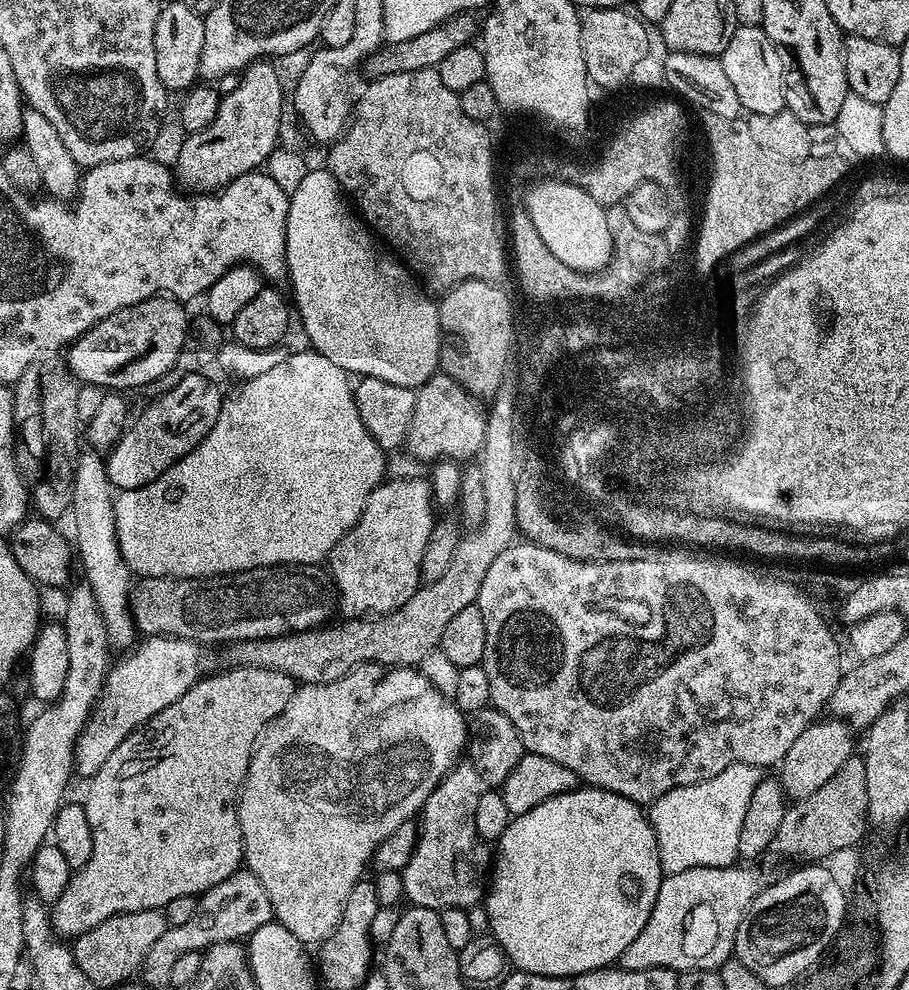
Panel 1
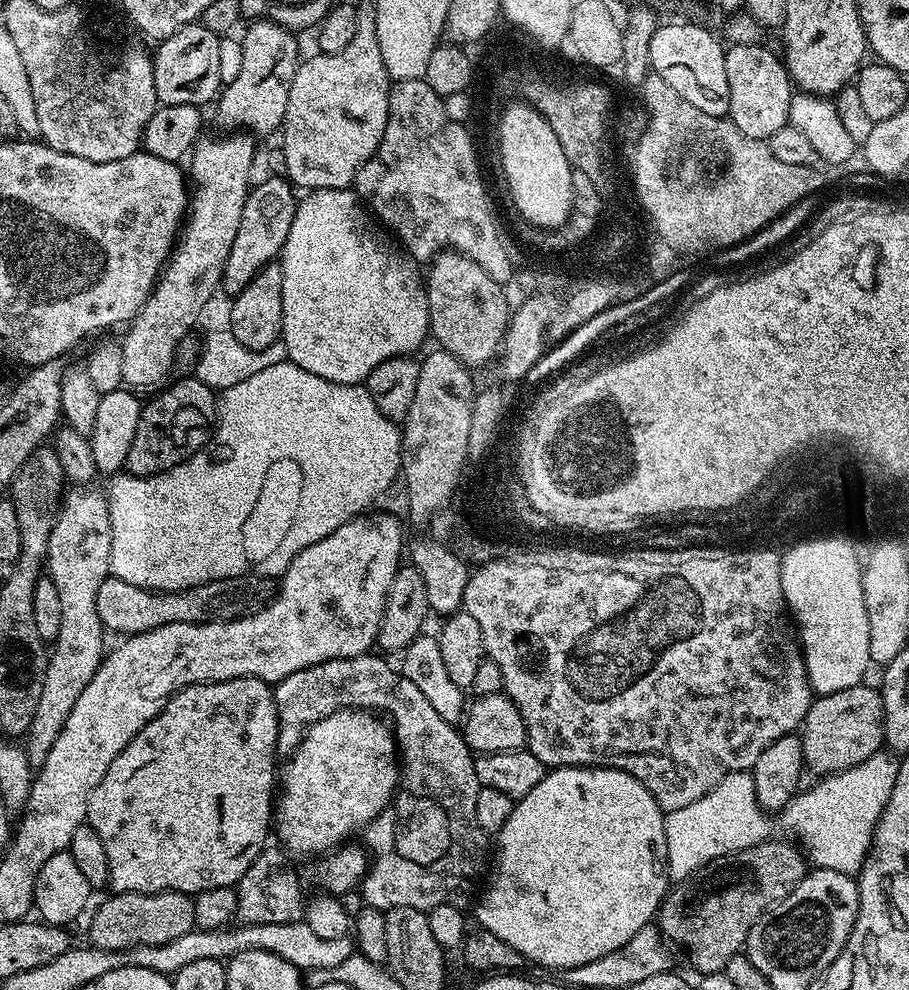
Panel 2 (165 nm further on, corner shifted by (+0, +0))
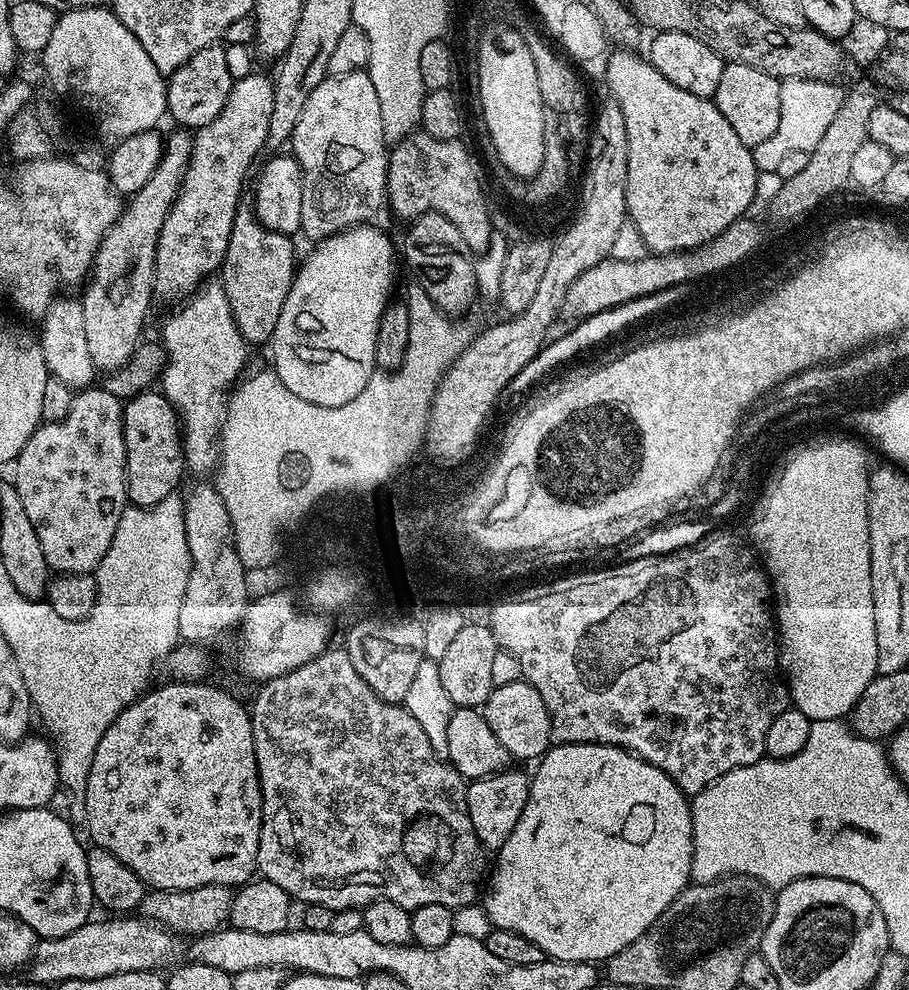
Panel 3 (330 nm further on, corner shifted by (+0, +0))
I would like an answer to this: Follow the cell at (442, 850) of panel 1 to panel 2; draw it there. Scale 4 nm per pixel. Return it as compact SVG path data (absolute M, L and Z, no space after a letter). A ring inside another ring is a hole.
M365 654L355 656L354 658L338 658L337 660L327 660L326 662L318 662L314 666L306 666L306 670L298 670L294 674L290 674L286 678L278 681L274 688L276 697L276 713L278 714L278 742L276 743L276 751L280 754L291 754L295 752L300 744L300 738L306 731L306 726L318 722L322 718L326 718L330 714L334 714L341 708L362 708L365 710L375 710L377 713L383 714L390 721L390 727L396 738L396 747L398 749L398 763L400 769L400 783L396 789L396 795L382 810L382 814L378 814L378 818L374 818L368 827L363 829L362 840L363 847L367 848L370 853L370 863L368 872L364 876L362 885L362 900L369 908L378 908L381 910L391 910L394 908L419 908L427 910L434 906L442 906L443 904L463 905L464 899L472 892L472 887L476 884L476 875L484 868L484 859L490 856L490 840L489 837L478 826L476 821L476 807L478 806L478 794L480 793L480 783L478 782L478 774L476 773L476 756L471 748L469 748L461 729L457 725L446 722L446 718L441 718L434 711L434 706L430 706L430 702L418 690L418 686L414 686L414 682L410 682L410 678L406 678L395 667L392 668L387 664L385 657L380 654Z

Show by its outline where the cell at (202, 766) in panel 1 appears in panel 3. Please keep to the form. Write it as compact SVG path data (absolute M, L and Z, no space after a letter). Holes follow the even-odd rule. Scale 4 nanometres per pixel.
M172 682L164 684L157 692L148 690L140 699L123 708L118 718L102 734L102 742L98 742L98 750L94 754L94 762L90 766L90 778L84 791L84 819L88 824L88 832L92 835L91 843L97 848L110 850L118 862L126 862L134 874L145 886L162 892L178 890L194 890L198 886L223 884L225 886L241 886L257 875L256 859L258 858L258 838L262 826L262 794L258 778L258 762L254 754L254 730L252 729L252 713L244 708L232 696L227 696L220 688L209 682Z

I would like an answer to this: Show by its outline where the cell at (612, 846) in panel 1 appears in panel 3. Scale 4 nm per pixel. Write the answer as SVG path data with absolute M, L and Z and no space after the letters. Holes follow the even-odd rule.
M556 744L549 747L548 751L540 757L535 768L536 773L533 771L530 776L528 797L526 798L526 806L522 810L522 818L518 818L518 826L514 826L514 830L510 830L510 838L506 838L506 842L495 853L496 865L493 868L491 865L490 875L487 877L486 887L482 892L484 913L490 918L493 928L510 930L514 934L522 934L522 938L530 938L530 942L534 942L534 946L542 949L545 957L553 960L565 960L566 962L586 962L587 960L606 962L611 956L618 954L626 946L630 946L630 942L634 942L634 938L641 936L664 913L666 906L670 906L670 902L674 902L674 898L678 898L680 891L688 887L692 880L692 805L689 797L685 796L684 791L665 772L658 770L658 766L646 762L643 758L636 755L635 752L629 752L627 748L615 748L609 744Z

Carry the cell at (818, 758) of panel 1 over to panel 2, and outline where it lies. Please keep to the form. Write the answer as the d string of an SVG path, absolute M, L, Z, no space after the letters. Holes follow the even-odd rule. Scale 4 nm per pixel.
M861 682L834 694L816 696L806 714L802 731L804 766L809 773L817 772L817 777L832 776L835 772L850 770L858 762L866 762L874 753L885 747L884 707L879 687Z

